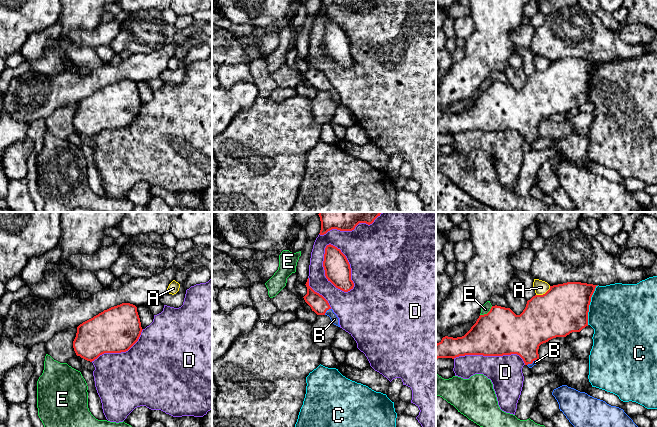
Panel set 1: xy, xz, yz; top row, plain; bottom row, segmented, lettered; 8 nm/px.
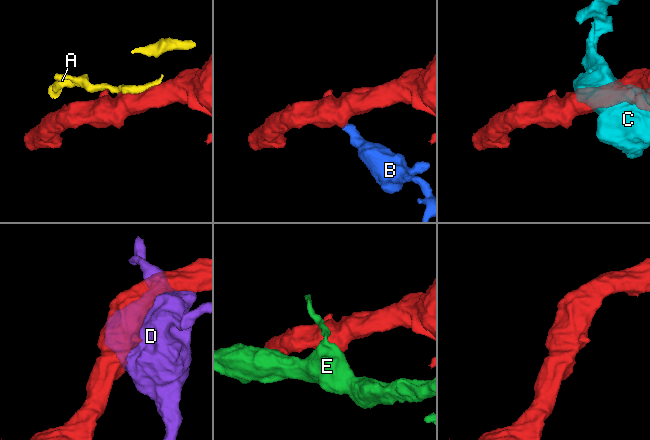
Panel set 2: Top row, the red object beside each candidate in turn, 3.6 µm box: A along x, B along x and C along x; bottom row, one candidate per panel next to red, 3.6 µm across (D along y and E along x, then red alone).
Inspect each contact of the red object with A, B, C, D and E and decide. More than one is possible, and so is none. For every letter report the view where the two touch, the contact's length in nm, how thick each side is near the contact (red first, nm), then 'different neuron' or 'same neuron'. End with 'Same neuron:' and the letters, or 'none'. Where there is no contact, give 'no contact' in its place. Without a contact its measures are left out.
A: yz | 140 nm | 400/110 nm | different neuron
B: xz | 80 nm | 140/60 nm | same neuron
C: yz | 340 nm | 400/480 nm | different neuron
D: xz | 420 nm | 200/480 nm | different neuron
E: yz | 130 nm | 380/70 nm | different neuron
Same neuron: B

